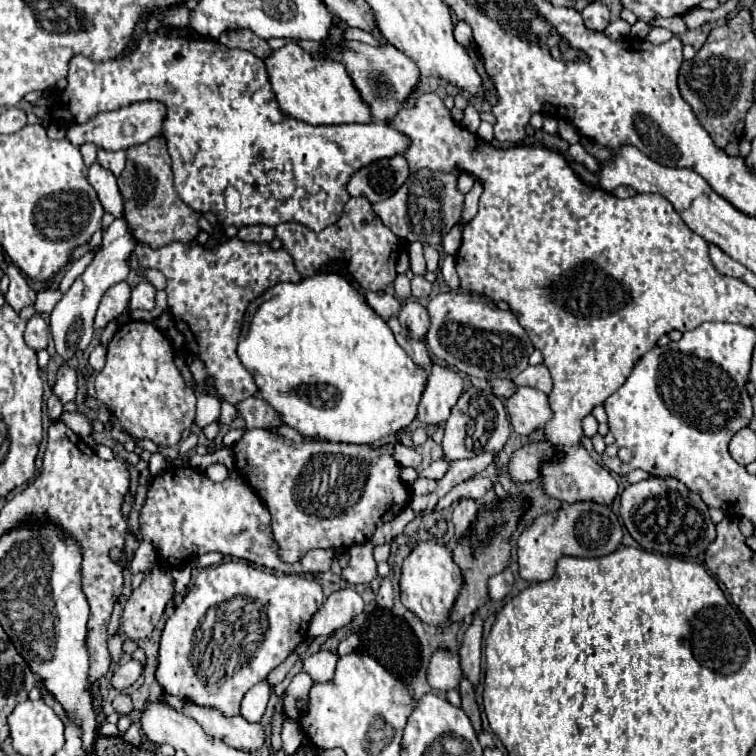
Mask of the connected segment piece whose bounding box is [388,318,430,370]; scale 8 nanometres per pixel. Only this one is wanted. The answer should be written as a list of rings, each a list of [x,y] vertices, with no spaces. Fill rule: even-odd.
[[[398,318],[388,320],[388,326],[392,328],[392,332],[394,332],[394,336],[396,336],[396,342],[406,350],[406,354],[414,360],[414,364],[420,364],[420,368],[430,370],[430,354],[428,354],[424,342],[412,340],[412,338],[408,336],[408,330],[398,322]]]

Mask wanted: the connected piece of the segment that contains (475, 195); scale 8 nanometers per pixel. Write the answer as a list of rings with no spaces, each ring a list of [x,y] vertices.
[[[476,180],[476,182],[474,182],[474,188],[466,194],[462,220],[470,222],[470,220],[476,216],[476,212],[478,212],[478,198],[480,198],[480,194],[482,194],[482,182],[480,182],[480,180]]]

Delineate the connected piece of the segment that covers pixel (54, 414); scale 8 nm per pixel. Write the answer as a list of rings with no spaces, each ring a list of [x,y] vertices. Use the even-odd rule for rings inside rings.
[[[52,394],[47,400],[47,412],[51,420],[58,420],[63,411],[63,404],[58,397]]]

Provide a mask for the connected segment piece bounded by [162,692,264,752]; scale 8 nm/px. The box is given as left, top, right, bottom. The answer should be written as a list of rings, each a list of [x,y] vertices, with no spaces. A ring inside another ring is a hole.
[[[162,692],[162,700],[176,712],[196,720],[212,738],[226,742],[232,748],[254,752],[264,744],[262,724],[250,724],[242,716],[224,716],[218,708],[204,708],[184,696]]]

